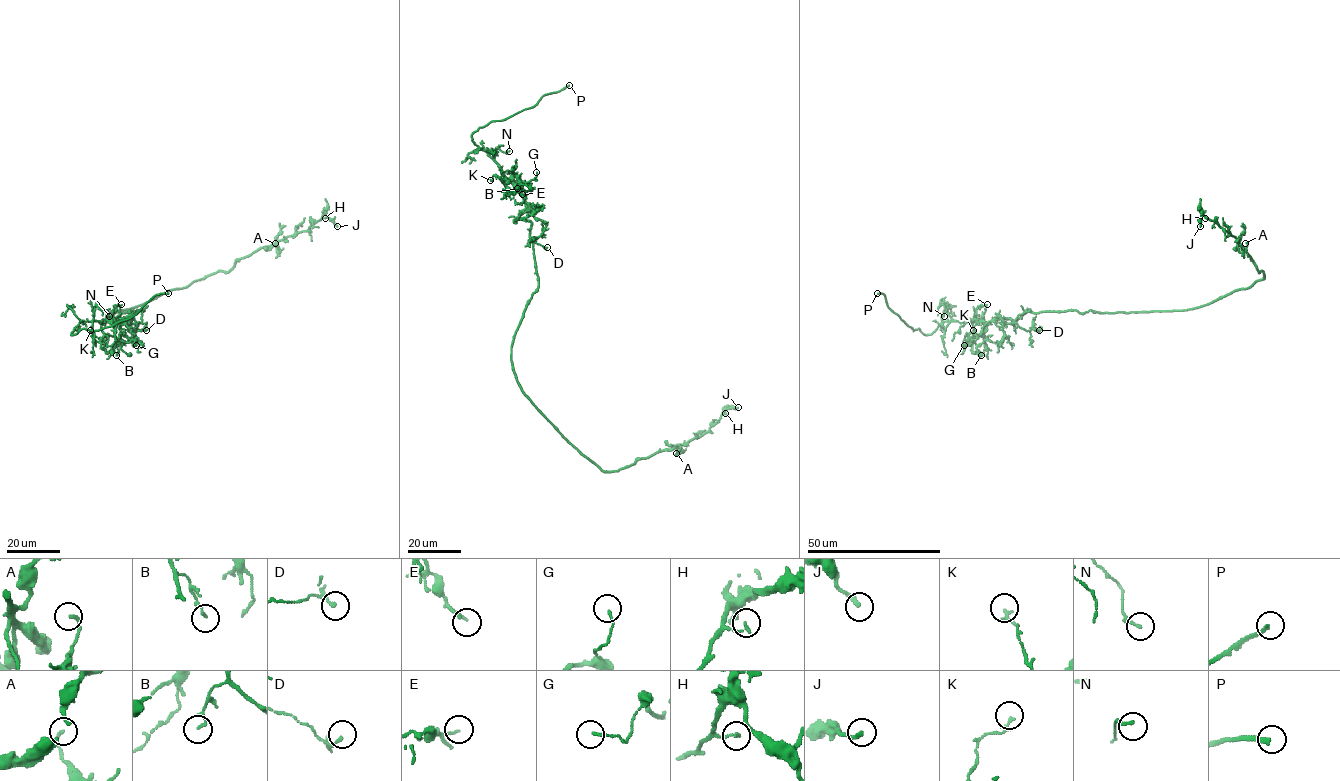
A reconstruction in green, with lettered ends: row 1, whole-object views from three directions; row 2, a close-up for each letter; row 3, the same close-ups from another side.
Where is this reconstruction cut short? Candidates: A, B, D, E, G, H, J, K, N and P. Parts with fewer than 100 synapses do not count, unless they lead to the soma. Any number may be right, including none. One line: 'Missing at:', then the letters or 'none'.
Missing at: P

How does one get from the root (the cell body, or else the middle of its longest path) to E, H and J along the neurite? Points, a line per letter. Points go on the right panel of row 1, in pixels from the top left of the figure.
E: (1121, 312), (1026, 312), (1014, 321), (995, 318), (979, 322), (974, 317), (975, 311), (987, 304)
H: (1121, 312), (1192, 309), (1245, 289), (1264, 277), (1264, 273), (1258, 271), (1237, 240), (1205, 218)
J: (1121, 312), (1192, 309), (1245, 289), (1264, 277), (1264, 273), (1258, 271), (1229, 232), (1202, 213), (1200, 226)

